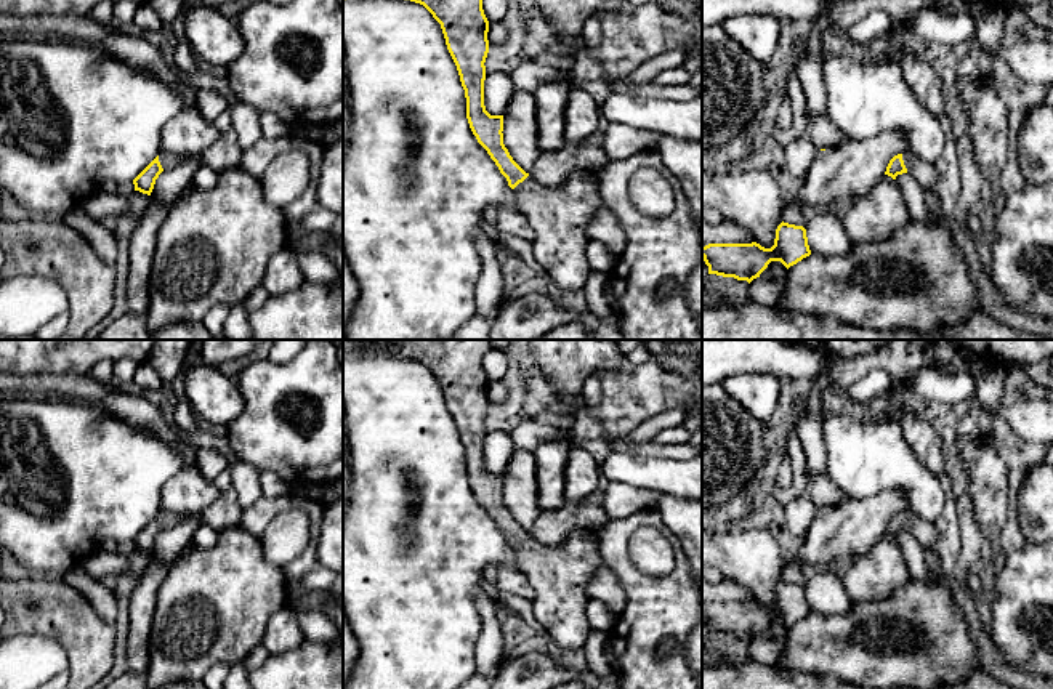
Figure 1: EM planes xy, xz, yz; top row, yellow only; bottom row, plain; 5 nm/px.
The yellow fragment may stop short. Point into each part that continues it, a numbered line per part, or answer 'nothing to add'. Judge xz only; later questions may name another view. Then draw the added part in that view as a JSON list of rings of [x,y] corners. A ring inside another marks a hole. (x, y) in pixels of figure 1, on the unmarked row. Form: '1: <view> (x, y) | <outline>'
1: xz (558, 574) | [[[575,529],[558,546],[543,546],[527,535],[513,551],[535,591],[537,622],[563,652],[582,649],[591,630],[587,583],[604,566],[596,532]]]

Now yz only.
1: yz (923, 532) | [[[902,511],[902,519],[907,527],[907,532],[923,546],[928,548],[936,540],[936,527],[933,522],[926,522],[910,511]]]

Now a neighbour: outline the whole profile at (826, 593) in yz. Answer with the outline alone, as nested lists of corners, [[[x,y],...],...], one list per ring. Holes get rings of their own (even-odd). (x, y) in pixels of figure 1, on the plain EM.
[[[829,569],[817,570],[813,578],[806,580],[805,588],[813,614],[848,615],[853,609],[845,582]]]

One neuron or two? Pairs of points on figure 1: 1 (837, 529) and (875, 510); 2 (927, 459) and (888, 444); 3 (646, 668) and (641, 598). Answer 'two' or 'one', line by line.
1: one
2: two
3: one

